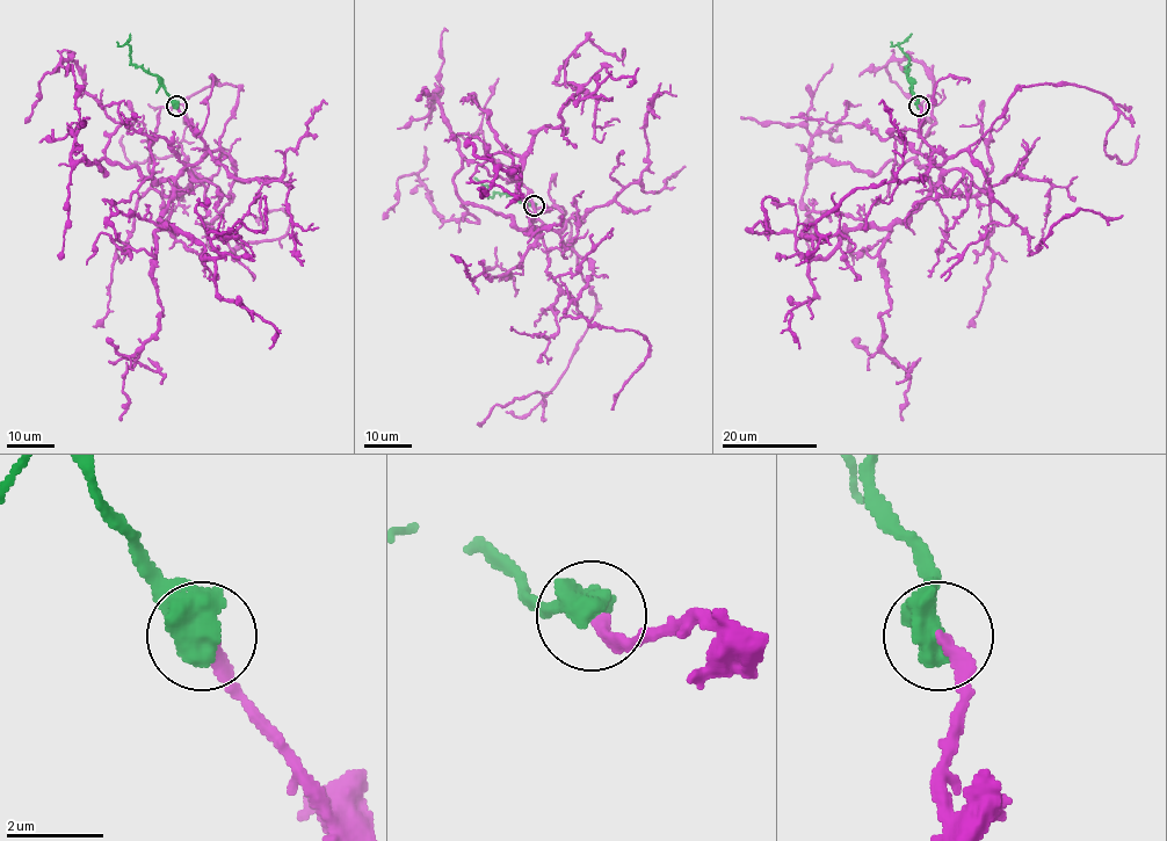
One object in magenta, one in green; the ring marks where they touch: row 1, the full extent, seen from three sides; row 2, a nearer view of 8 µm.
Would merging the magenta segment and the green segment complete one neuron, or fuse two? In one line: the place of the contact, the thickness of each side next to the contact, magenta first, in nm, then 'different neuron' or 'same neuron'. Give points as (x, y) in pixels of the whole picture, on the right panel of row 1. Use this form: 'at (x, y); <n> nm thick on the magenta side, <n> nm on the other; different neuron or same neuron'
at (919, 106); 240 nm thick on the magenta side, 750 nm on the other; same neuron

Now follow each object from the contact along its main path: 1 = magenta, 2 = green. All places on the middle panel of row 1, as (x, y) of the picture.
1: (535, 205), (565, 227), (536, 229), (516, 193), (531, 138), (578, 87), (567, 57), (587, 40), (623, 66)
2: (534, 205), (515, 194), (488, 196), (487, 185), (485, 191), (488, 198)

